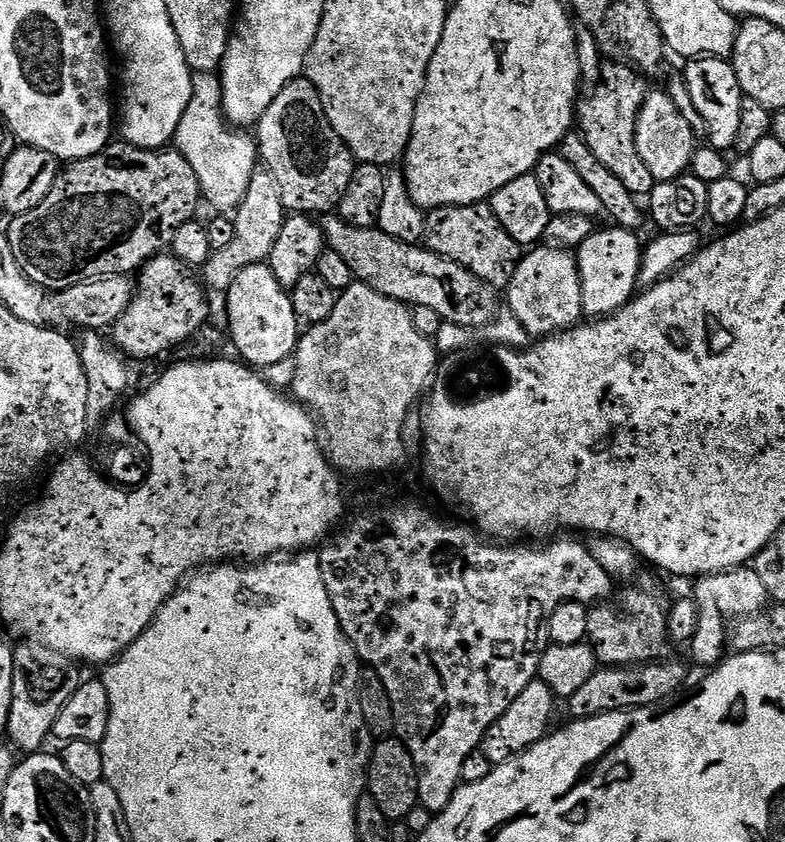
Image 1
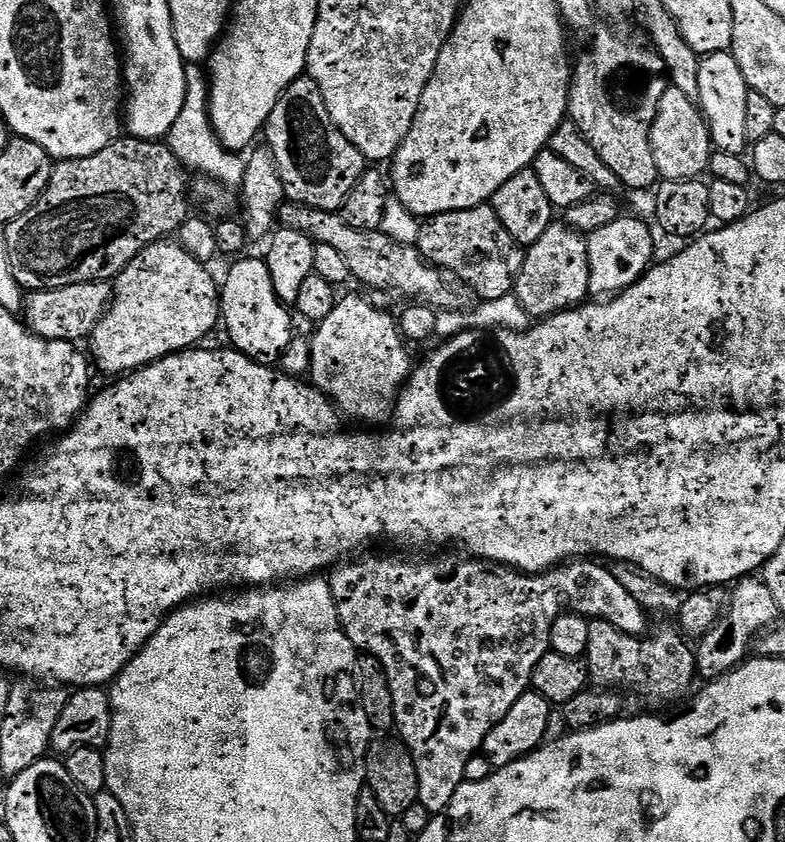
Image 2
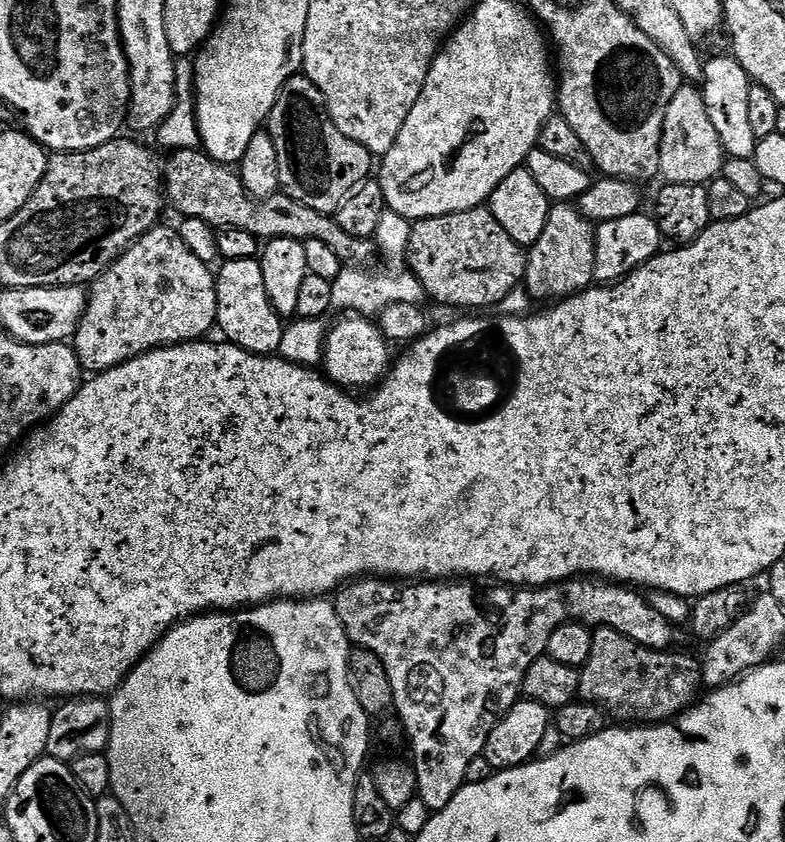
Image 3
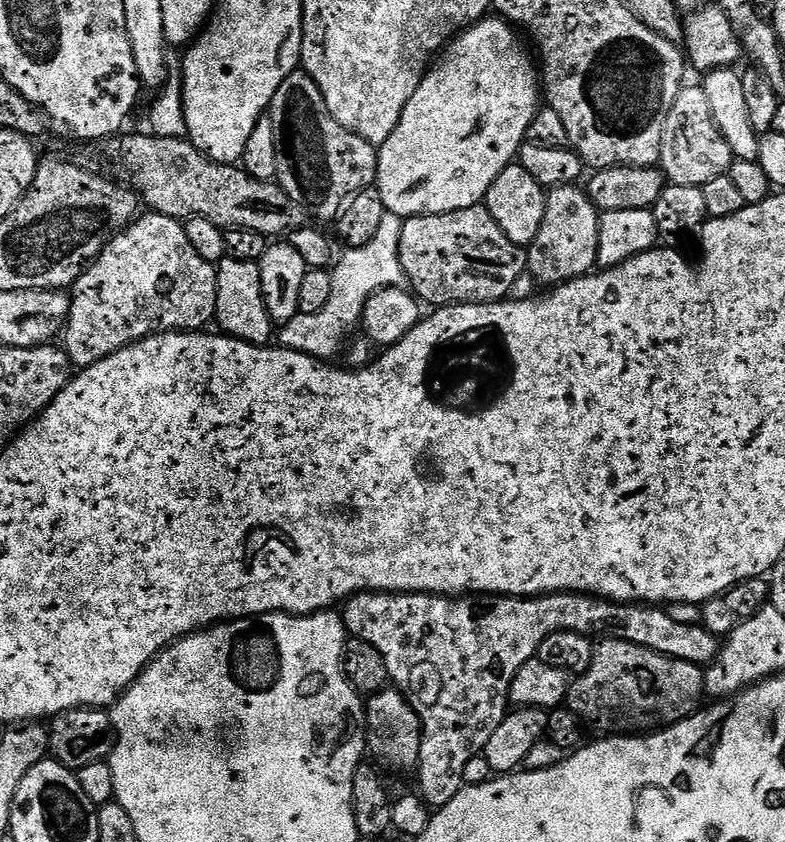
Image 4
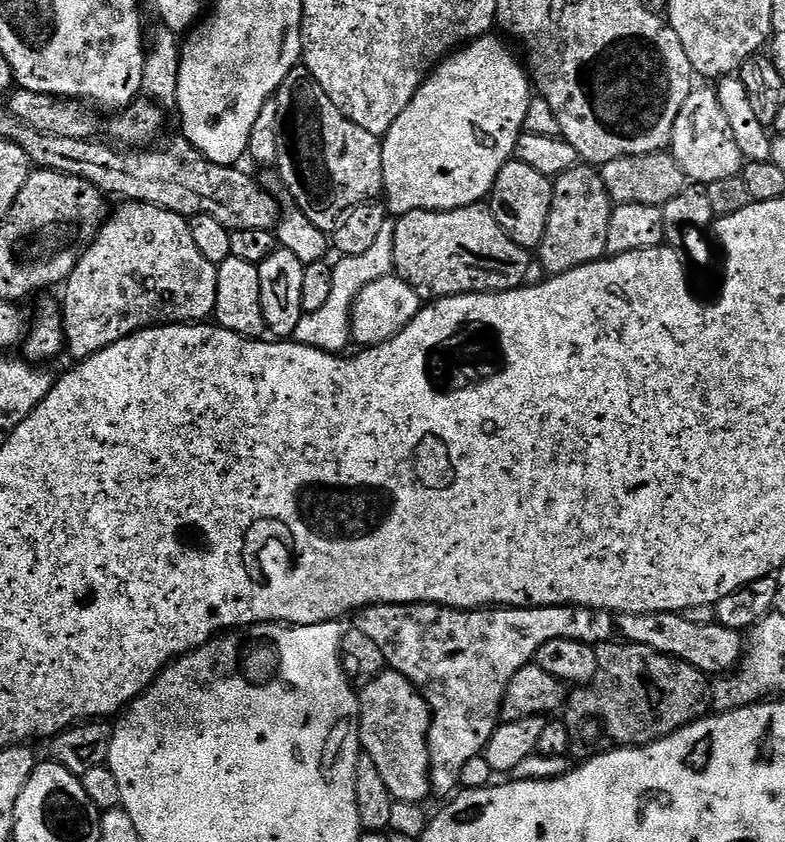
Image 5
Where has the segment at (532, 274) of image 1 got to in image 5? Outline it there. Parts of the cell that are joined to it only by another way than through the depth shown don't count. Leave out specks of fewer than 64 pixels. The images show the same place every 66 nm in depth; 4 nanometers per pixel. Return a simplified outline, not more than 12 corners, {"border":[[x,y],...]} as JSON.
{"border":[[595,167],[555,177],[548,276],[605,259],[613,207]]}

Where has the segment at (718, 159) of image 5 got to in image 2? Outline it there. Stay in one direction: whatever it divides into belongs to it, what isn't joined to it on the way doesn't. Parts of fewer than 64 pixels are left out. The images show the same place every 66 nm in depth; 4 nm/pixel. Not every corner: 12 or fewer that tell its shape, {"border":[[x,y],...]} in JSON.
{"border":[[671,86],[652,127],[664,180],[708,172],[714,149],[703,112]]}

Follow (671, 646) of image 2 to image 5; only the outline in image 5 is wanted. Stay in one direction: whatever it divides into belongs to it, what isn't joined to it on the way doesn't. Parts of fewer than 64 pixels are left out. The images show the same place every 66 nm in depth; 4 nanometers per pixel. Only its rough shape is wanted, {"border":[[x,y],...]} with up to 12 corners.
{"border":[[595,645],[592,683],[565,711],[600,728],[653,744],[710,712],[710,680],[650,646]]}

